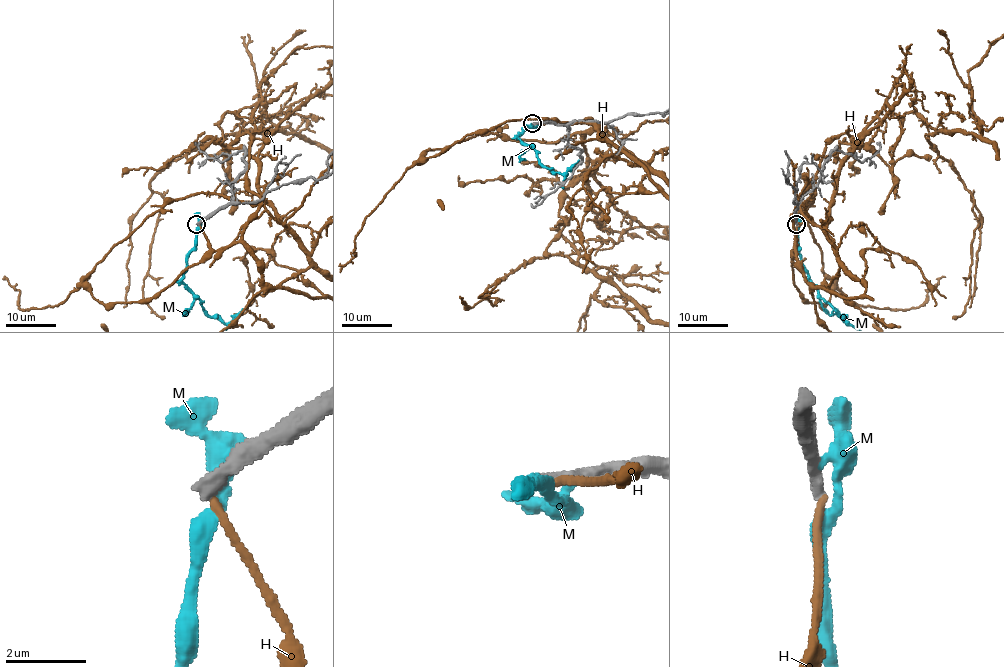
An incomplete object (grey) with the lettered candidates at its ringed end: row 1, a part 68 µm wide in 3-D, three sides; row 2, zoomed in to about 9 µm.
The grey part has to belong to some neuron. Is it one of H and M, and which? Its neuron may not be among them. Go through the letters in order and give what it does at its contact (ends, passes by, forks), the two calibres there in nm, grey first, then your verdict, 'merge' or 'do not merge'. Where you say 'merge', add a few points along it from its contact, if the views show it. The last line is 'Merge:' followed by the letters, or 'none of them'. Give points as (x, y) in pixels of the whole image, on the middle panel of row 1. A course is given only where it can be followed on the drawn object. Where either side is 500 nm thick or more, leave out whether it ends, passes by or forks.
H: it ends | 360/200 nm | do not merge
M: it passes by | 480/400 nm | do not merge
Merge: none of them

